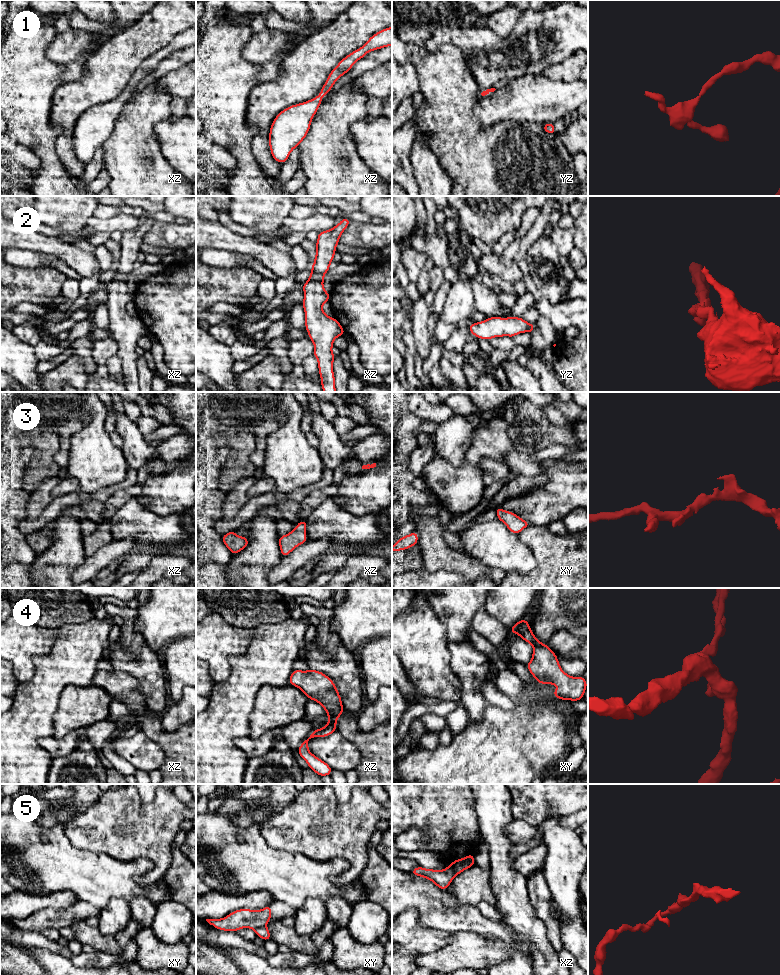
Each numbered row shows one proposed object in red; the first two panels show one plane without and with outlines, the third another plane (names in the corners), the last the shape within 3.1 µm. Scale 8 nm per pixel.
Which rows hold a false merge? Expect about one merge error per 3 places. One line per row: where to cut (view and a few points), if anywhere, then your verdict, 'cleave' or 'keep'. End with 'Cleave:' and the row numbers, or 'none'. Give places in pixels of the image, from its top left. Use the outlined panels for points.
1: no cut | keep
2: no cut | keep
3: no cut | keep
4: no cut | keep
5: xy (265, 925), (254, 929) | cleave
Cleave: 5

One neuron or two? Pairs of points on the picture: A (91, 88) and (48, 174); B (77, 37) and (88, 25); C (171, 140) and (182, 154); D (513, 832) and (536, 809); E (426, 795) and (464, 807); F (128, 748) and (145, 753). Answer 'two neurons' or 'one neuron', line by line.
A: two neurons
B: two neurons
C: one neuron
D: two neurons
E: one neuron
F: one neuron

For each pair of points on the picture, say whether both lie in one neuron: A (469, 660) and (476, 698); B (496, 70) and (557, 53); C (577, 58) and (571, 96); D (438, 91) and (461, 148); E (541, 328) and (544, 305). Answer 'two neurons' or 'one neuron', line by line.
A: one neuron
B: one neuron
C: two neurons
D: one neuron
E: two neurons

